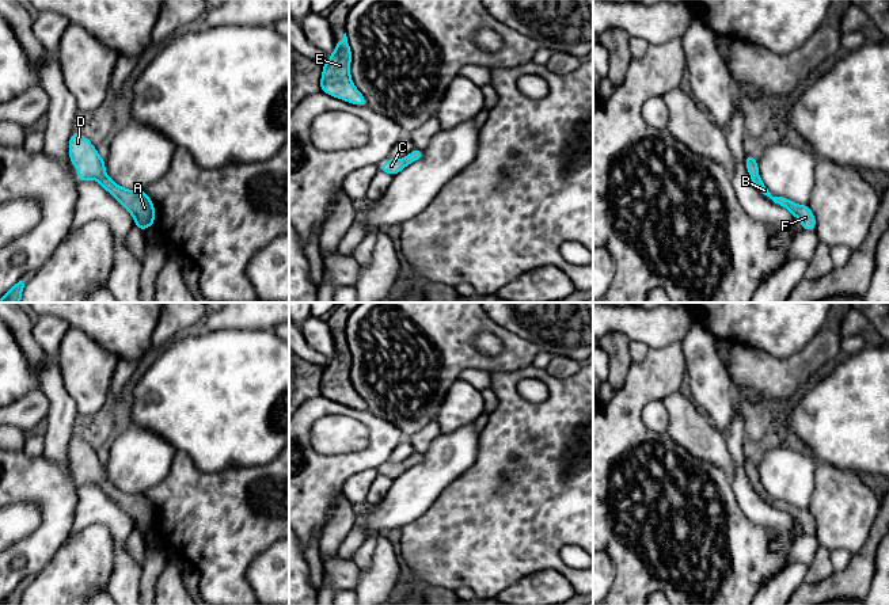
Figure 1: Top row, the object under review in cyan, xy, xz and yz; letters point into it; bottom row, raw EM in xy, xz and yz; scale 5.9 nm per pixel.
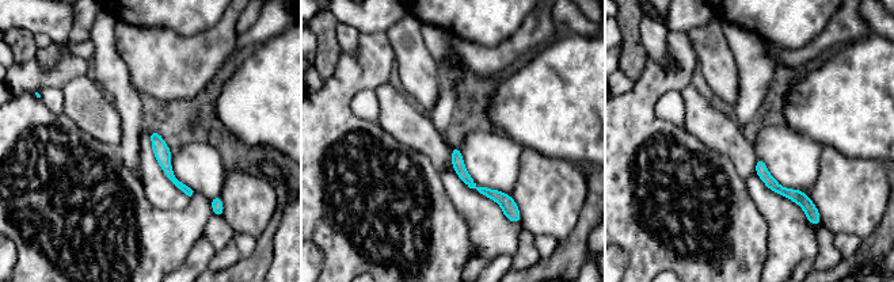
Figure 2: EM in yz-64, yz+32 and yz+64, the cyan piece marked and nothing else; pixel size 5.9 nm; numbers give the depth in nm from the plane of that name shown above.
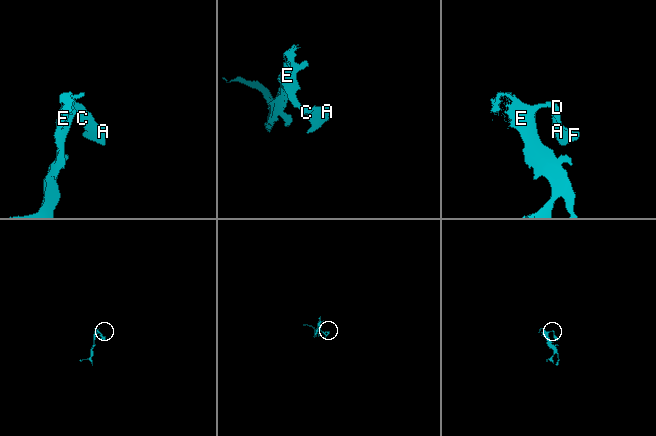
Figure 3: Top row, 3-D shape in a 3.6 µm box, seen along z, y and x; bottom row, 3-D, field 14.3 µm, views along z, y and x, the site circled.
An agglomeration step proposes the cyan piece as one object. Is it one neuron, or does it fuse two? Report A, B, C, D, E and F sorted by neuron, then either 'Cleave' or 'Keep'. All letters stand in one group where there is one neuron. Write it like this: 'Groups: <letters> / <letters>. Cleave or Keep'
Groups: A B C D E F. Keep

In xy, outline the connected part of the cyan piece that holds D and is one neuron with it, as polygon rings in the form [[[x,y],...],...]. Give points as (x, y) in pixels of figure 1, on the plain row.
[[[72,437],[69,446],[69,463],[79,473],[77,486],[95,483],[110,496],[133,521],[134,529],[143,536],[155,528],[155,509],[144,494],[128,494],[117,488],[107,477],[102,463],[92,446],[80,437]]]

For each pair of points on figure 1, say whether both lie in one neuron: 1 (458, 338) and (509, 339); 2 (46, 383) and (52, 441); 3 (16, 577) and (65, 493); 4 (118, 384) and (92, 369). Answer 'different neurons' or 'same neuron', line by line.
1: same neuron
2: same neuron
3: same neuron
4: different neurons

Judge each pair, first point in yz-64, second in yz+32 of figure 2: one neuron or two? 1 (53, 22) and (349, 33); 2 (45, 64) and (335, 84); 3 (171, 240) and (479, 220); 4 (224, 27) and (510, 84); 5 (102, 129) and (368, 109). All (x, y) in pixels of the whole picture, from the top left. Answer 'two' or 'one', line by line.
1: two
2: one
3: two
4: two
5: two

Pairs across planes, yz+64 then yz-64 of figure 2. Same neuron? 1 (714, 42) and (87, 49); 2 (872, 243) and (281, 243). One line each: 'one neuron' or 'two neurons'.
1: two neurons
2: two neurons

